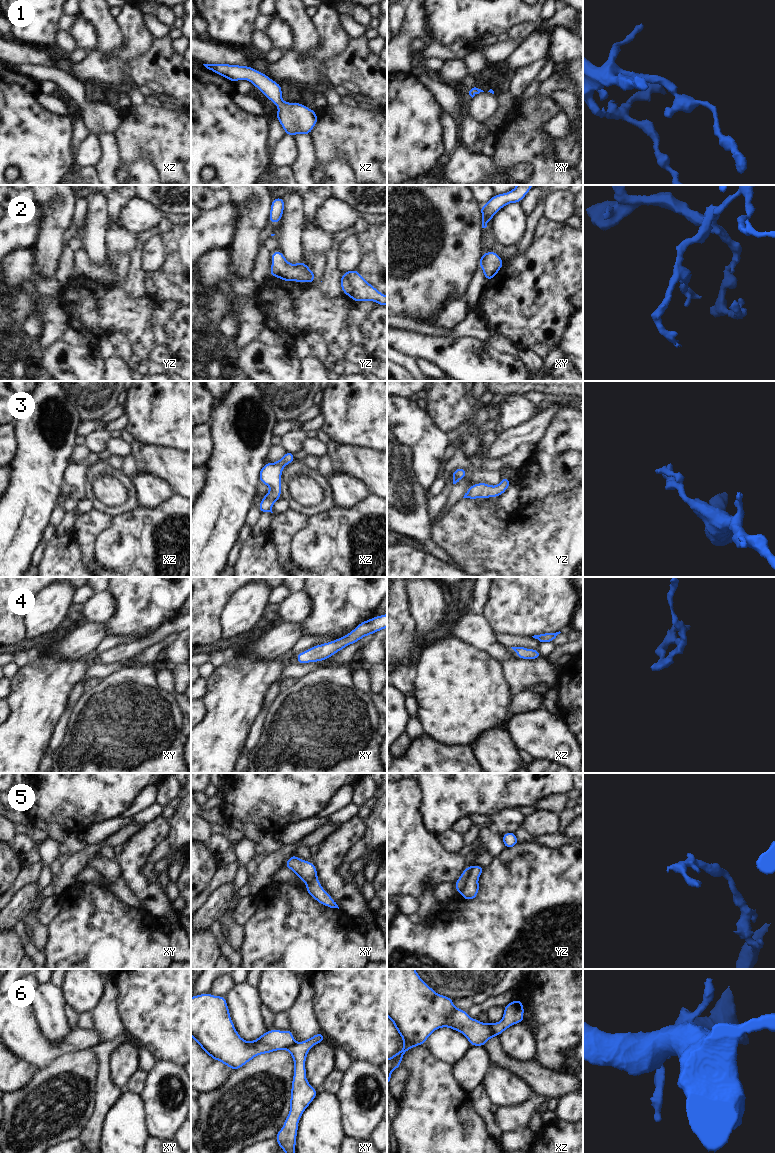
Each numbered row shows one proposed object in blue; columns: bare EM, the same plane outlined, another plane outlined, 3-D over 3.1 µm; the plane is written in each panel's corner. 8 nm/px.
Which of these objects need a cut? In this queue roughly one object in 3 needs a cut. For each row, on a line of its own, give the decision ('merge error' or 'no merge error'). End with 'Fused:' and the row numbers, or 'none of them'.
1: no merge error
2: no merge error
3: no merge error
4: no merge error
5: merge error
6: merge error
Fused: 5, 6

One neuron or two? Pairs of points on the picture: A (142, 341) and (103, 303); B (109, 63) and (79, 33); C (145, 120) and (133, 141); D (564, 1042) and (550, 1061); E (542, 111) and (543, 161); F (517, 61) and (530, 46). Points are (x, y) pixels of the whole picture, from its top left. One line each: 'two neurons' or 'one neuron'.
A: one neuron
B: two neurons
C: one neuron
D: one neuron
E: one neuron
F: one neuron

